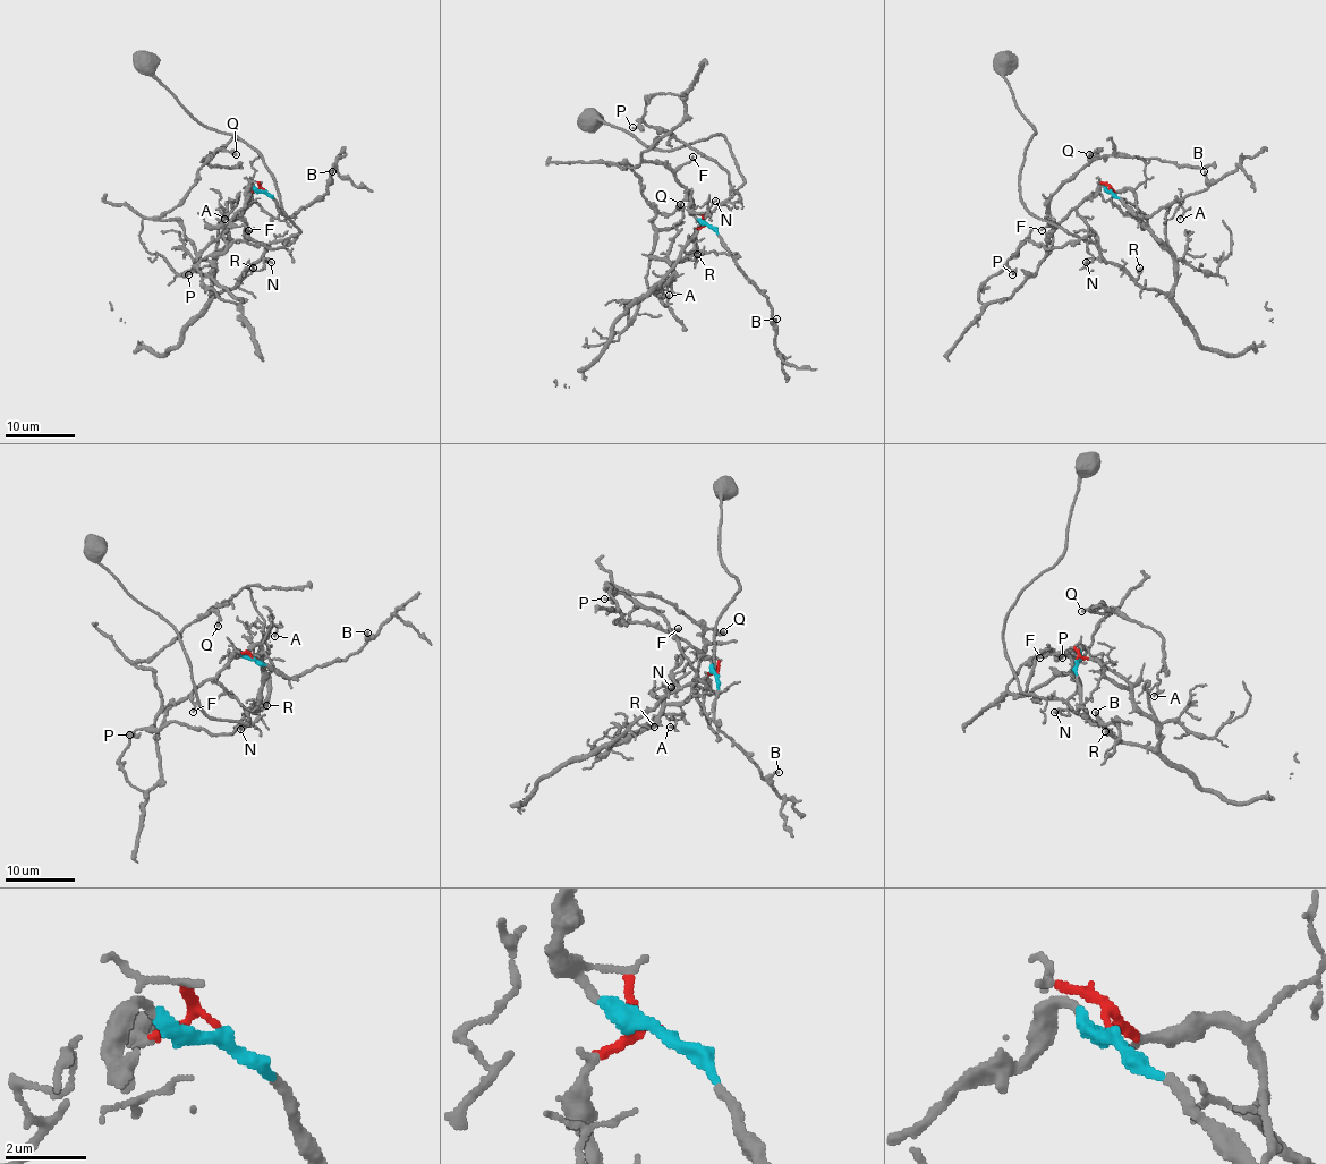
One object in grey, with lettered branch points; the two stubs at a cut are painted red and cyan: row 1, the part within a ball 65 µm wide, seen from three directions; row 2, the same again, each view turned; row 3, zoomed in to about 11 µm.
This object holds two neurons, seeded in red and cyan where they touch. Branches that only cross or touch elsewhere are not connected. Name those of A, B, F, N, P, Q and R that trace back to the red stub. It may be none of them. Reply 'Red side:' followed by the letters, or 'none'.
Red side: A, N, R

